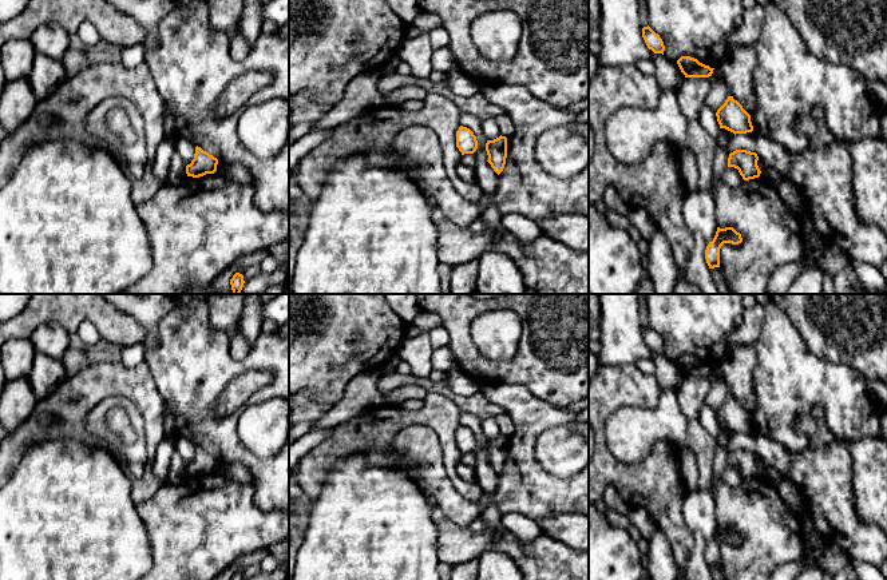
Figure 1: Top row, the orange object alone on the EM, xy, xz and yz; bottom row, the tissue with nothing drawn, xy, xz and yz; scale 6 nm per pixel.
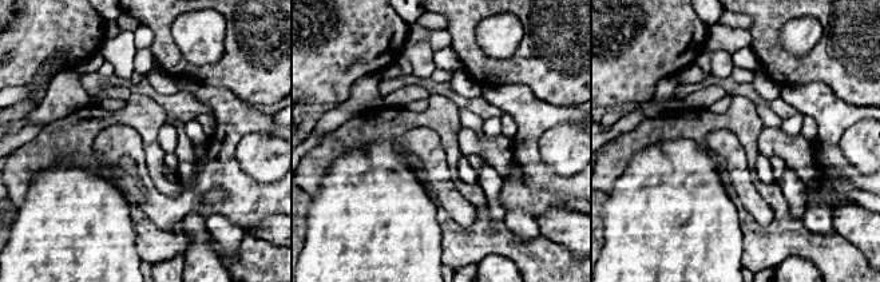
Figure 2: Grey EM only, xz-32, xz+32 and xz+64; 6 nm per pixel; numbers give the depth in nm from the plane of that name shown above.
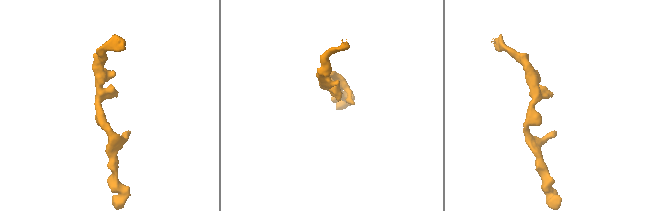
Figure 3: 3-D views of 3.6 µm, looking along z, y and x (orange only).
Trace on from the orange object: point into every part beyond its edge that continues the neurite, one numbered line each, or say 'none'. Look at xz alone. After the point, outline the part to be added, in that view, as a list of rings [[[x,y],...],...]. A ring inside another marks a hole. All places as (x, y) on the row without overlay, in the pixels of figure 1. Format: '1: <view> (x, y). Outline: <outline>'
none

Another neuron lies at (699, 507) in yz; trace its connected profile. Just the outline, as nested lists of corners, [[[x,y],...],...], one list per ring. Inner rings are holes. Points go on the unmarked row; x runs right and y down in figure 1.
[[[720,428],[713,452],[710,485],[706,490],[688,490],[682,502],[682,516],[694,539],[692,553],[684,569],[686,580],[714,580],[705,559],[706,545],[717,531],[713,482],[721,480],[722,472],[728,466],[730,453],[728,441],[733,434],[733,432]]]

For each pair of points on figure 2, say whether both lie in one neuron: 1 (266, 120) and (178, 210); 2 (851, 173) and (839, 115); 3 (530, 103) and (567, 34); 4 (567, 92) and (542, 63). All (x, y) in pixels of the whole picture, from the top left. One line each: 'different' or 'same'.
1: same
2: same
3: different
4: same

